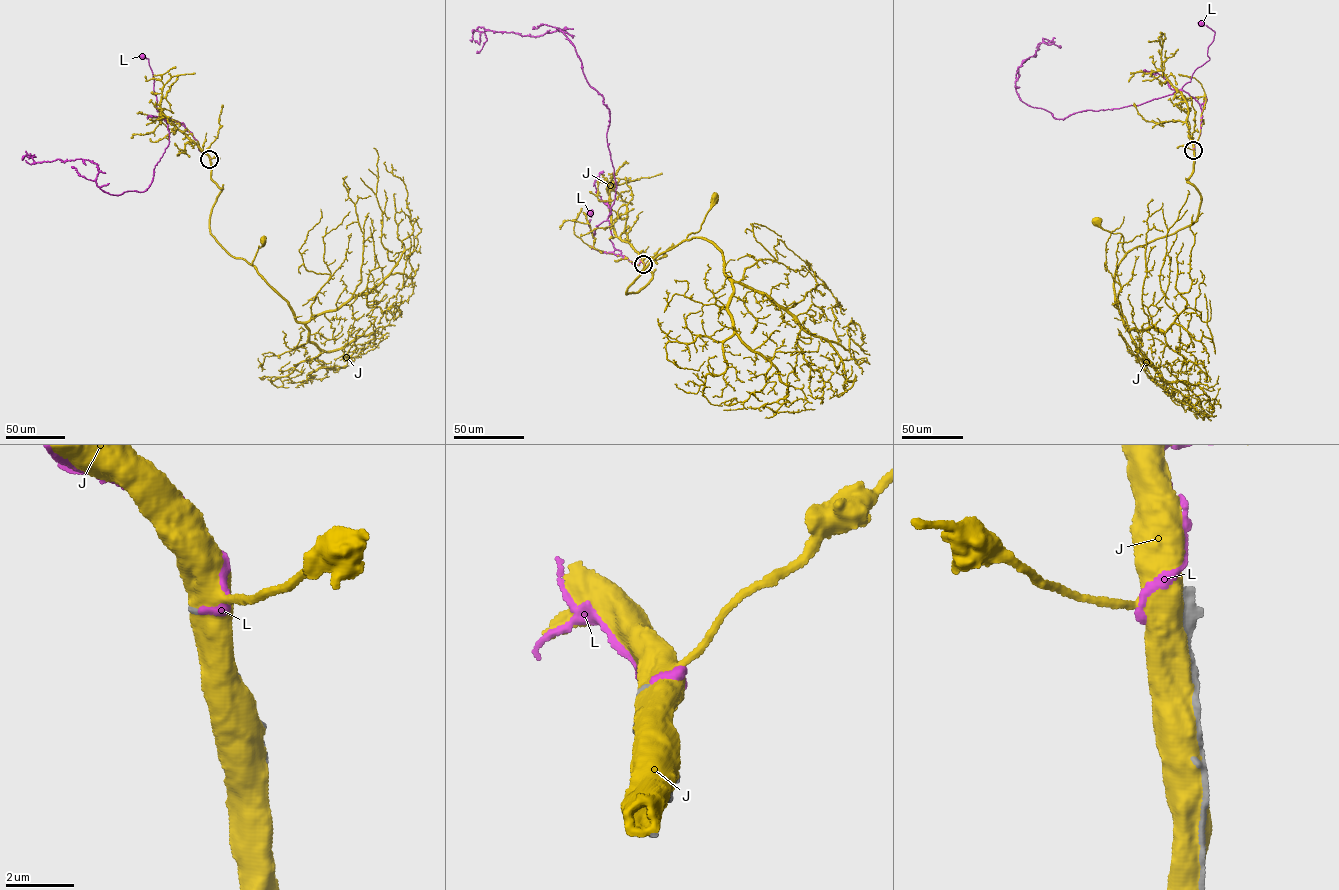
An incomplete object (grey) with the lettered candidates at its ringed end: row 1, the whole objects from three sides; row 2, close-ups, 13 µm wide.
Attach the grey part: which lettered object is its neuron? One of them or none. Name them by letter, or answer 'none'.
L

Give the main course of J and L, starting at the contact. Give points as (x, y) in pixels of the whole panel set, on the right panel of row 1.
J: (1194, 151), (1187, 182), (1201, 201), (1190, 224), (1126, 252), (1122, 235), (1097, 221)
L: (1193, 150), (1200, 134), (1200, 105), (1180, 90), (1210, 59), (1208, 47), (1215, 32), (1200, 23)

